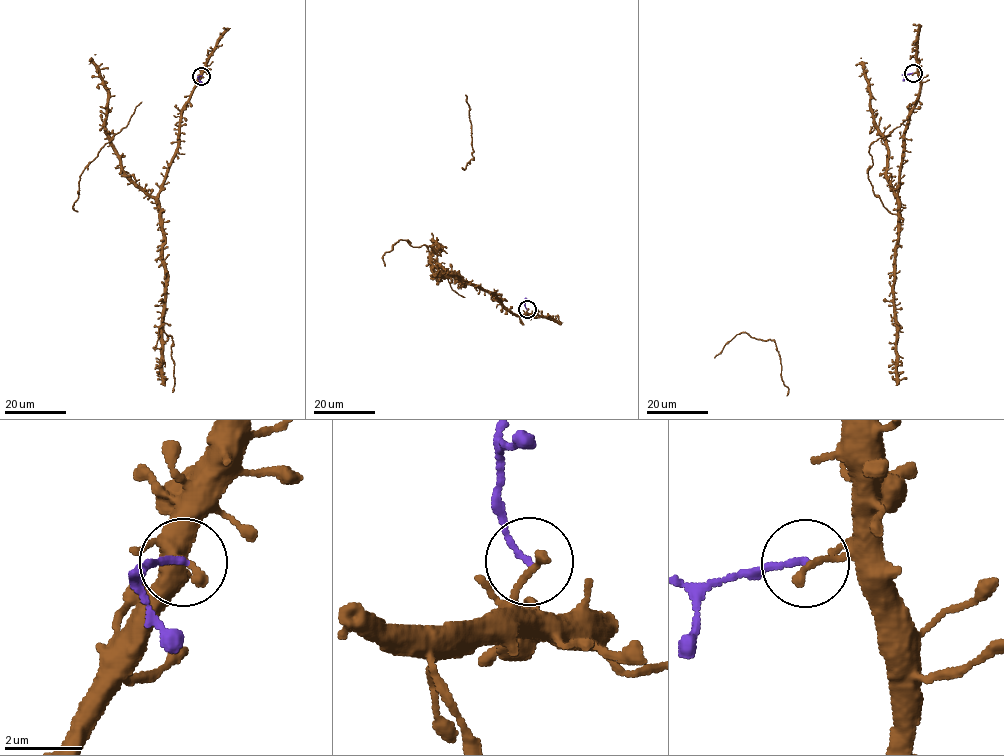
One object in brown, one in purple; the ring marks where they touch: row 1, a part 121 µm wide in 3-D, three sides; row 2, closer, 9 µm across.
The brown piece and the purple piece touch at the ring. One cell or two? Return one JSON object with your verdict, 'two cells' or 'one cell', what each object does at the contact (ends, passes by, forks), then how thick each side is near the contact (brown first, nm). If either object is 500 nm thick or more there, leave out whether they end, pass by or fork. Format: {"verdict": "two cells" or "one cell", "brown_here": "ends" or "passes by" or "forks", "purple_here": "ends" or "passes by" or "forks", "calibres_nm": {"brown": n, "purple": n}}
{"verdict": "two cells", "brown_here": "ends", "purple_here": "ends", "calibres_nm": {"brown": 240, "purple": 140}}

